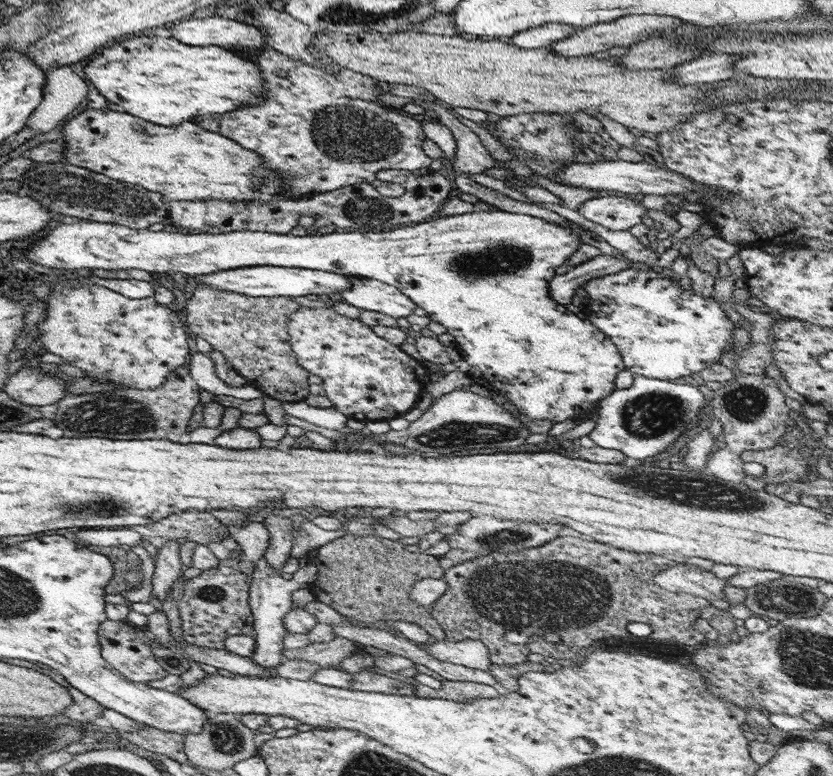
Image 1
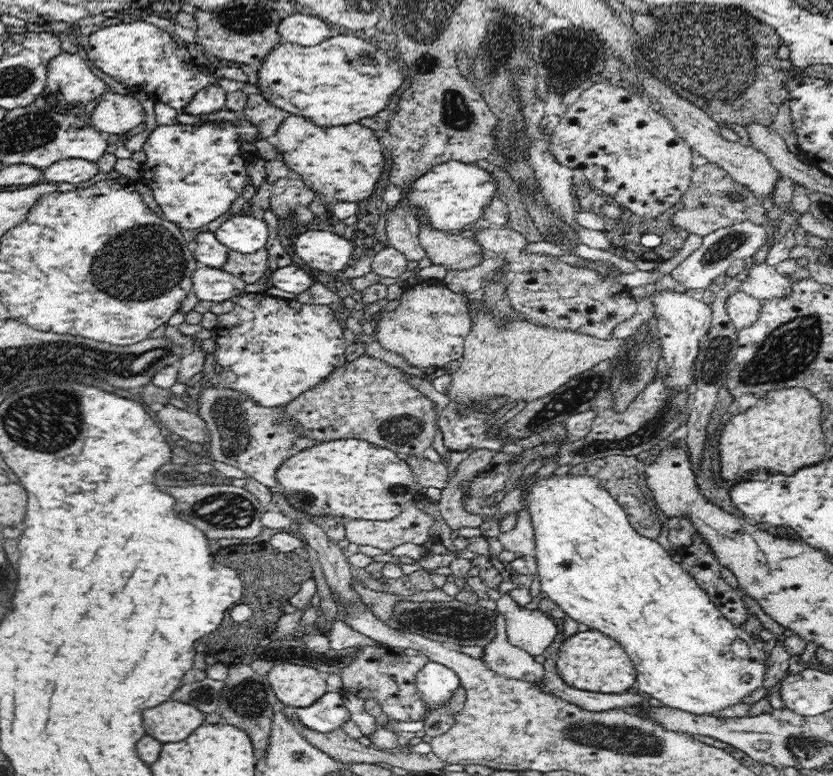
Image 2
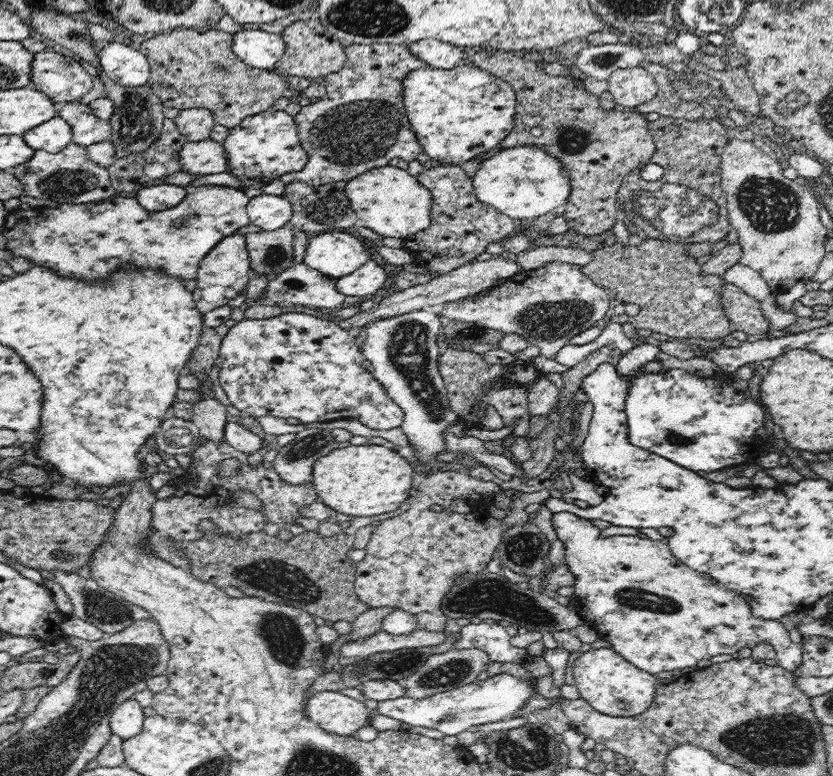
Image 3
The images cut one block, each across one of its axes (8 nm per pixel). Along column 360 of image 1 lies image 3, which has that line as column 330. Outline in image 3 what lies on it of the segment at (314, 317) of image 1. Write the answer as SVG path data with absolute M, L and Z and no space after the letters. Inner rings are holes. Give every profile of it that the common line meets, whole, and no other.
M284 313L262 320L244 319L229 328L221 339L219 358L219 383L230 405L242 415L254 419L264 416L294 418L309 426L316 422L348 420L354 418L371 430L390 430L401 427L403 411L388 395L383 384L362 366L364 355L360 353L354 337L337 323L300 313Z

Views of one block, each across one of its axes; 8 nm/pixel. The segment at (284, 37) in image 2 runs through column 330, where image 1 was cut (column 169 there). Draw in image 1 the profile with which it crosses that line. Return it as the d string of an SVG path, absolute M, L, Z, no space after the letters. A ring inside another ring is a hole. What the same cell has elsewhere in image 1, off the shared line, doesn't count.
M215 15L175 23L169 32L169 36L188 45L260 49L266 42L266 32L260 28Z

